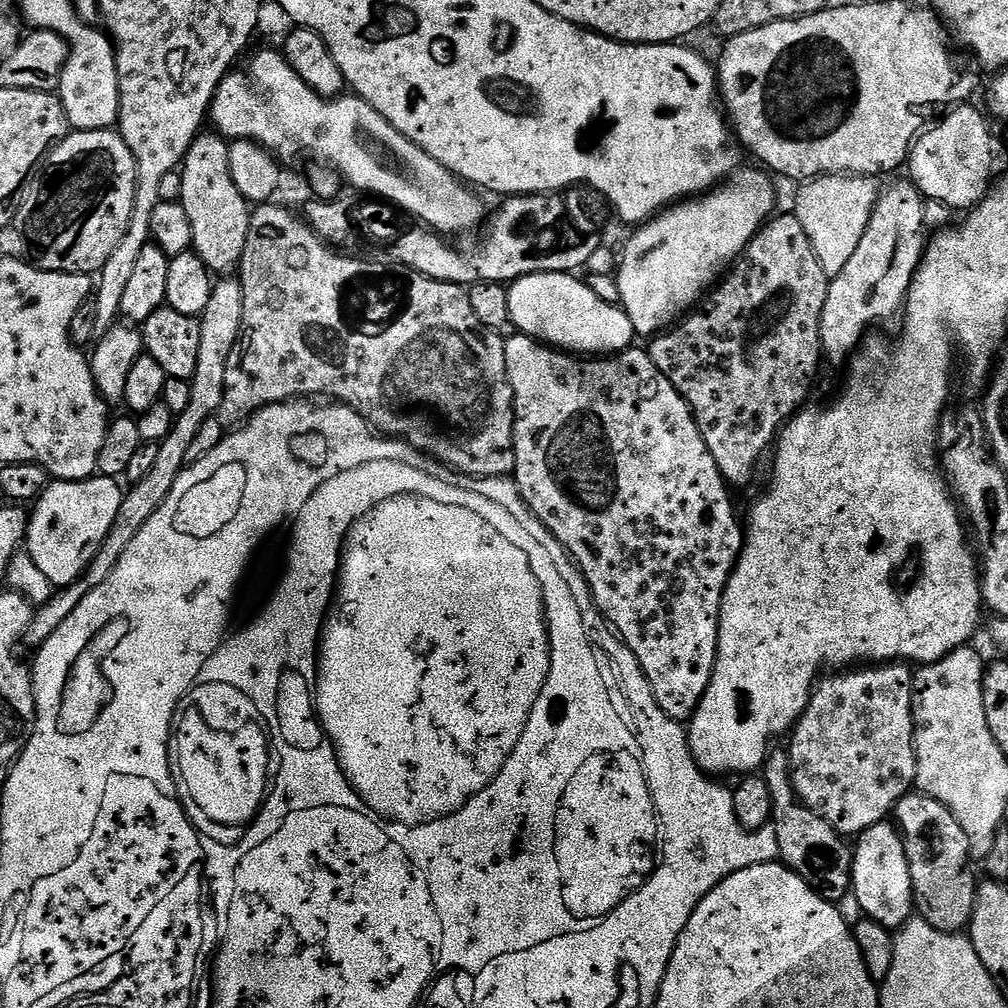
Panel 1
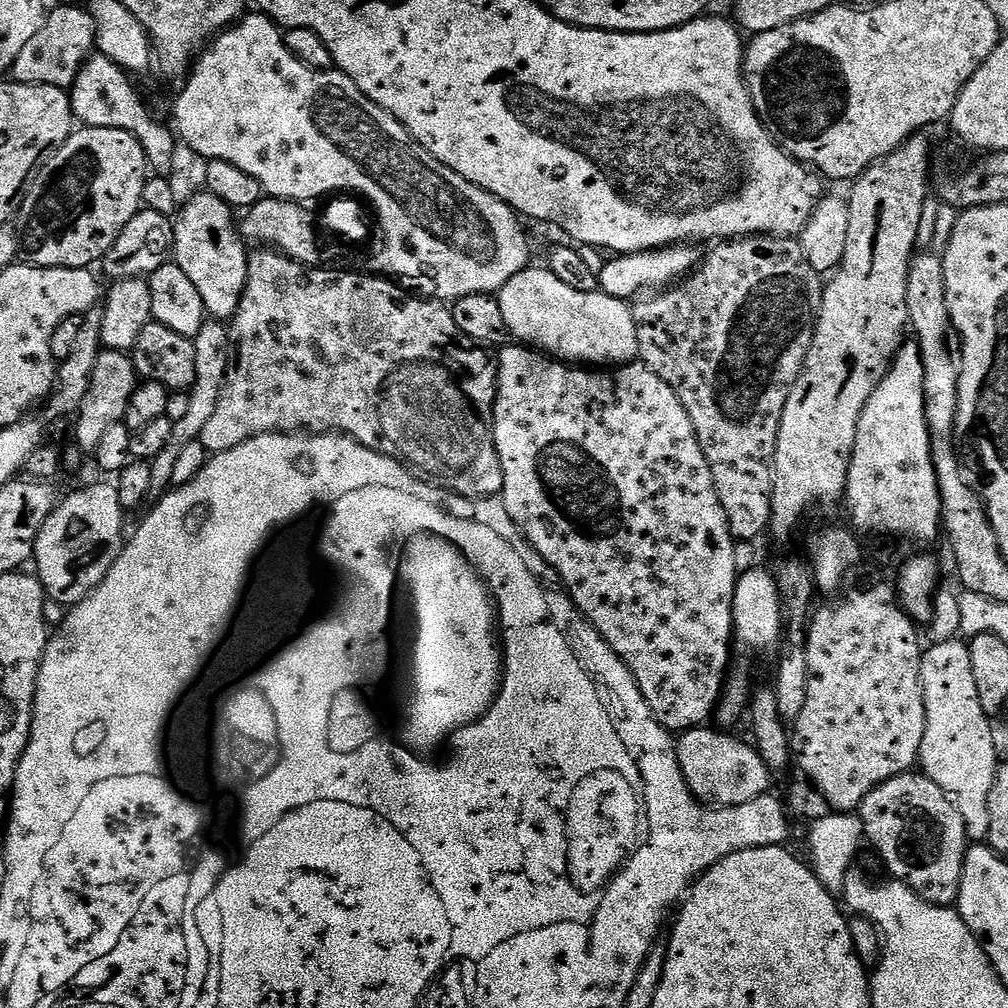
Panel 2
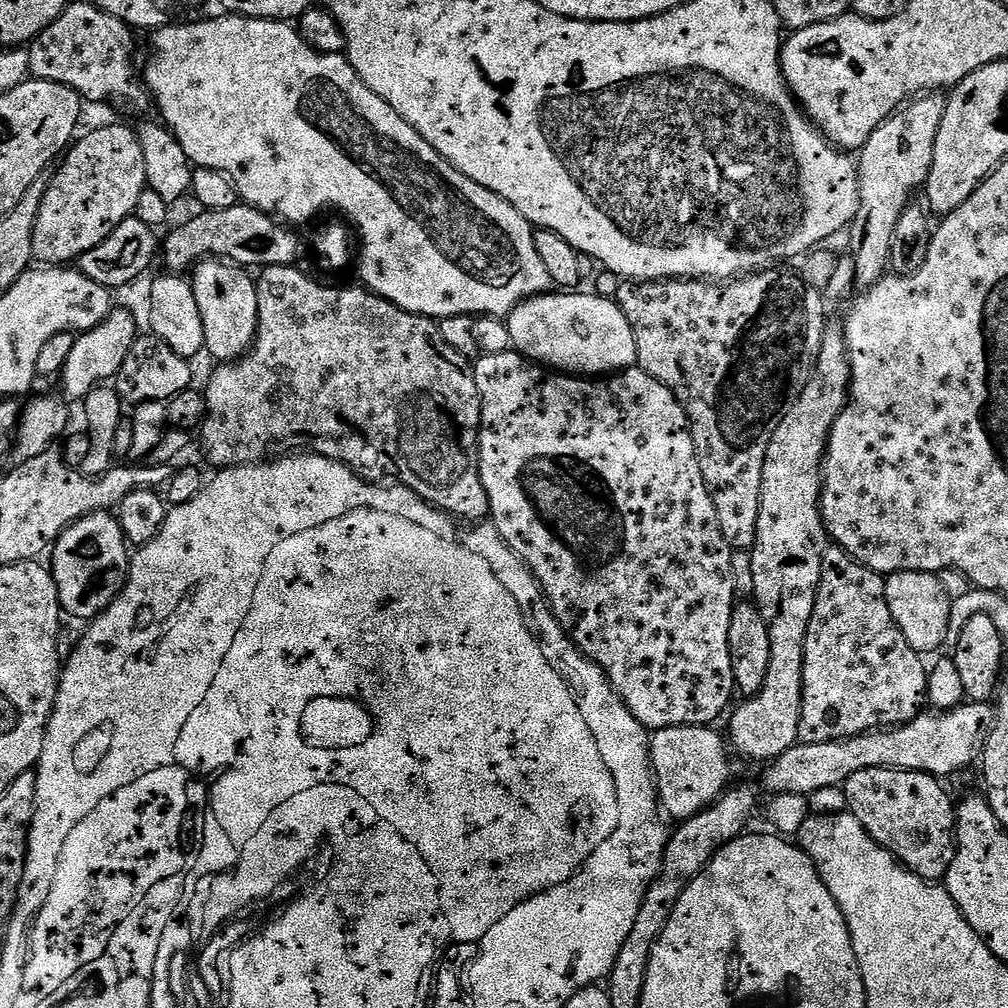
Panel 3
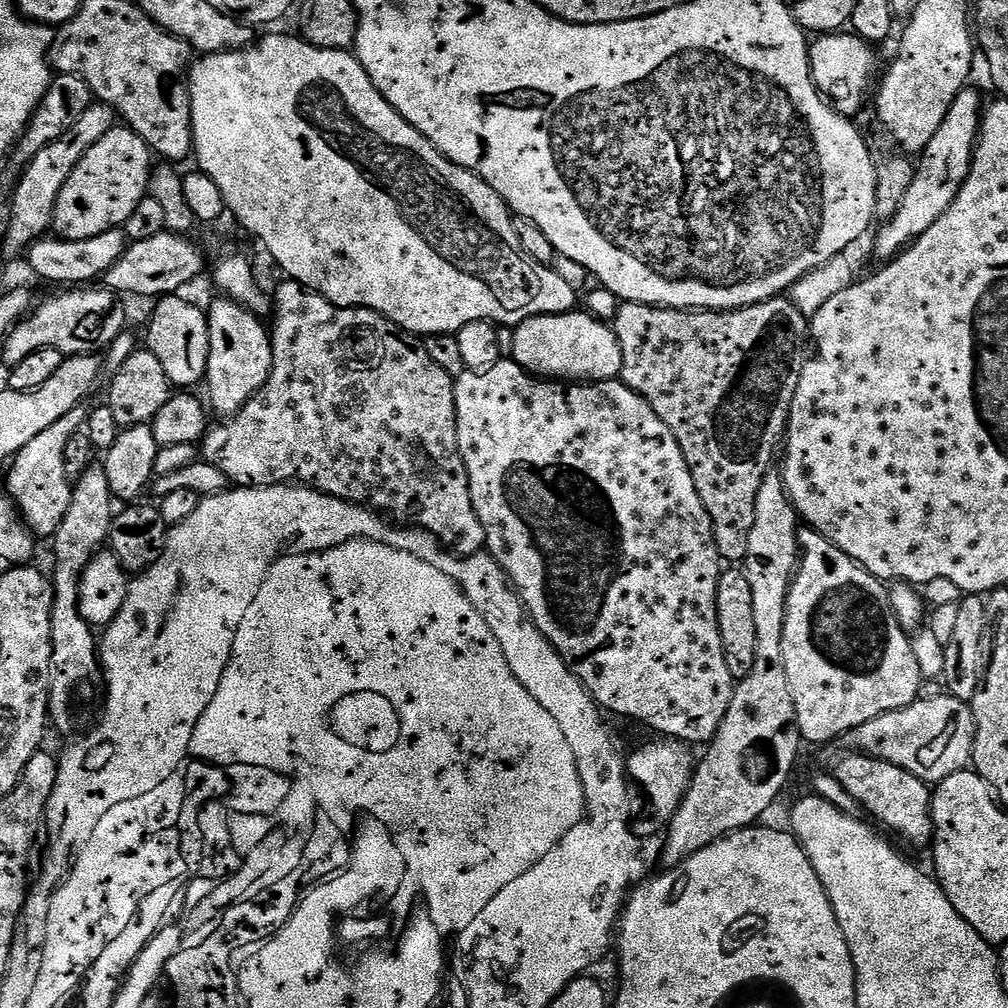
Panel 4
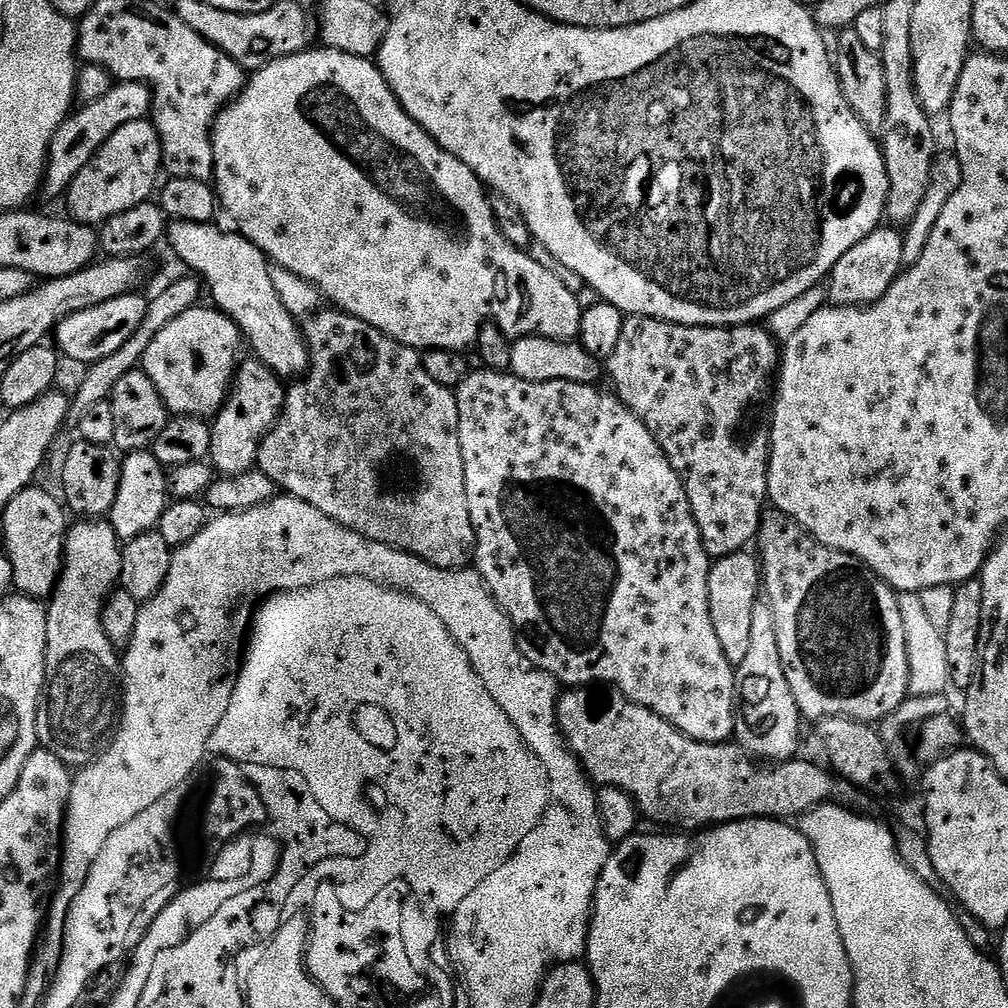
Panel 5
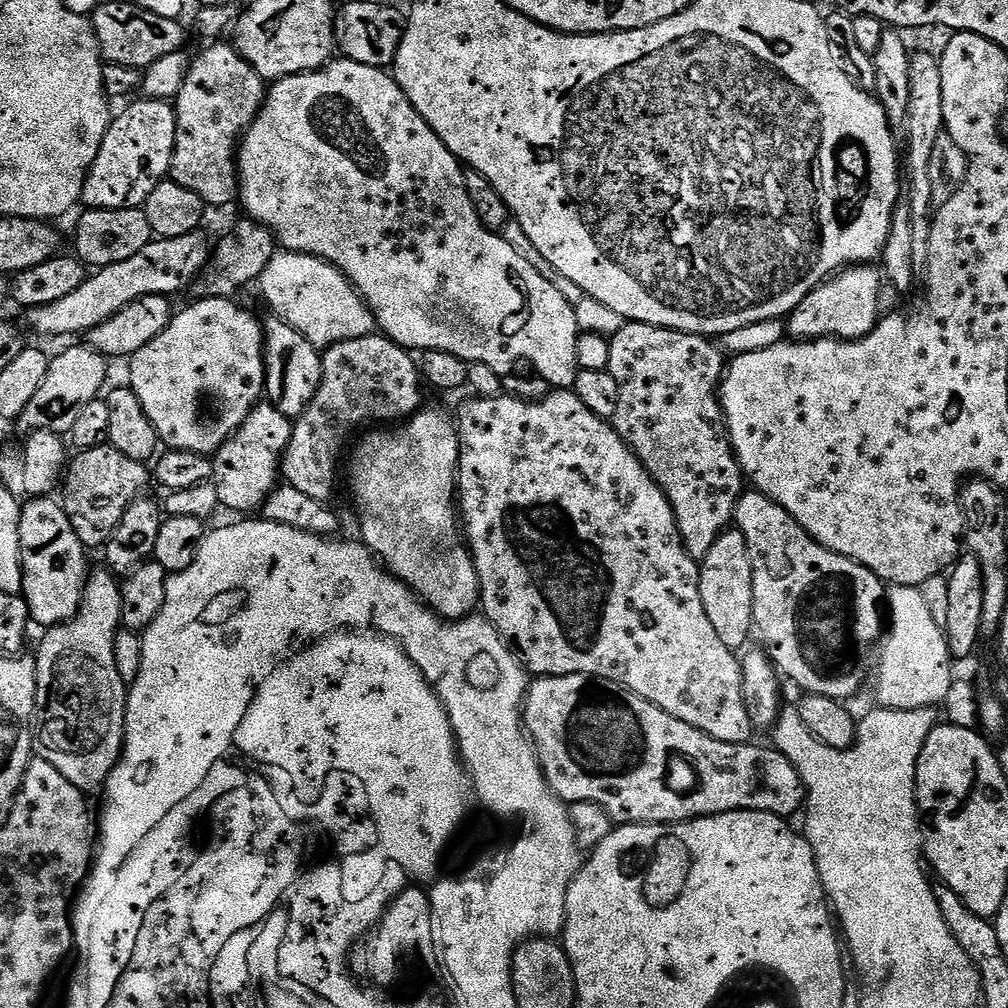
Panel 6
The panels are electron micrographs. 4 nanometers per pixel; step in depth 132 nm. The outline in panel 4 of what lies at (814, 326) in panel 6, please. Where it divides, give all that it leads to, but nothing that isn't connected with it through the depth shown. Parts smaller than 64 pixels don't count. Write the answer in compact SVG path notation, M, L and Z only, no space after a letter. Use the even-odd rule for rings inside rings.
M969 86L958 94L958 98L954 98L946 118L942 118L942 126L938 126L938 134L930 138L930 142L915 161L914 182L910 182L910 190L906 190L906 198L902 198L902 206L898 206L894 218L883 221L879 225L876 252L881 256L881 261L887 262L899 256L913 240L926 234L926 230L930 230L930 226L934 226L934 222L938 222L938 218L946 214L954 198L958 198L972 165L976 138L980 135L982 103L980 104L980 96L974 88Z

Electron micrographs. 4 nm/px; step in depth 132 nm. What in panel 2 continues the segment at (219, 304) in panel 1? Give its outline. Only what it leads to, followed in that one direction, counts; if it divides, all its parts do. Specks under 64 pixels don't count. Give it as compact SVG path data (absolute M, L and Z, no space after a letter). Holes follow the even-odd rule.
M206 322L202 326L202 330L194 337L194 343L196 345L194 350L196 377L188 392L190 406L186 409L186 415L173 423L170 442L166 442L163 450L157 456L153 456L150 461L152 465L152 492L156 494L169 491L174 474L174 462L178 462L178 454L182 454L182 450L184 447L190 446L190 442L200 438L206 422L210 422L214 410L218 410L220 395L224 392L224 381L228 379L230 367L229 329L220 322Z

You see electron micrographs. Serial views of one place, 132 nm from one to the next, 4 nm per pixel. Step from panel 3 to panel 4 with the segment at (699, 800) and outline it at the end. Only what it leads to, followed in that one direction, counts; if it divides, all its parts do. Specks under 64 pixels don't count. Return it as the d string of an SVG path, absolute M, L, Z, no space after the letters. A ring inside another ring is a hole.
M656 738L653 744L646 744L626 760L626 771L631 783L640 787L640 796L644 799L644 809L640 812L640 821L634 828L641 837L663 833L674 818L678 806L684 801L688 787L692 785L694 771L693 749L682 740Z

